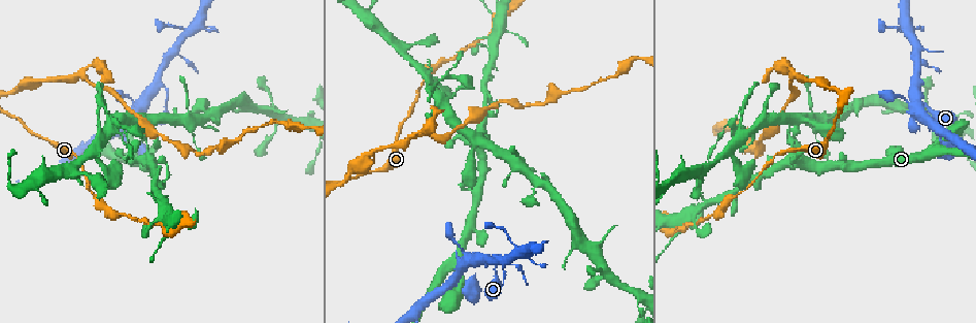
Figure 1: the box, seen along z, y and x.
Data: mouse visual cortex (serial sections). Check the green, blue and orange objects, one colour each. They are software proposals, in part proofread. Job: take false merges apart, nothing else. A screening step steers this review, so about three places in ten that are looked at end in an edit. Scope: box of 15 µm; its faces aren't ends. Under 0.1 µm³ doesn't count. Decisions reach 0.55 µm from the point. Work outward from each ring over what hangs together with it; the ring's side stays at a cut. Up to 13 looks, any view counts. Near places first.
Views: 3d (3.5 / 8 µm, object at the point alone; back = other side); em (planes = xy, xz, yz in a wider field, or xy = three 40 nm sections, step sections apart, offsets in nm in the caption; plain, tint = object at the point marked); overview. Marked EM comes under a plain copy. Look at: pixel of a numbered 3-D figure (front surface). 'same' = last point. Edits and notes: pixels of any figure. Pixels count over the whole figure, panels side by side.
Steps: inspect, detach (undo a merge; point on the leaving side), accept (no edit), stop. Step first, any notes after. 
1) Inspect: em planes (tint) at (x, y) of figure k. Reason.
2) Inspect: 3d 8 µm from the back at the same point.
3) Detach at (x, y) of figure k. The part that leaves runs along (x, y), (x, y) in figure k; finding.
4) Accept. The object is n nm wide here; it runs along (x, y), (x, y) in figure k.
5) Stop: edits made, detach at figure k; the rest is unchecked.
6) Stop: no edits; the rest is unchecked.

Inspect: 3d 3.5 µm at (812, 82) of figure 1. Calibre changes.

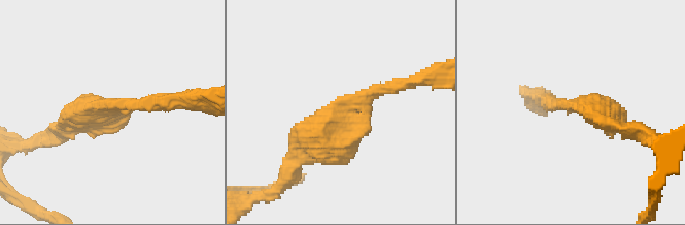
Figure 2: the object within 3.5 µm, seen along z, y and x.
Inspect: em xy step 5 (tint) at (112, 105) of figure 2. The arms are 200, 300 nm wide; shape alone is not enough.

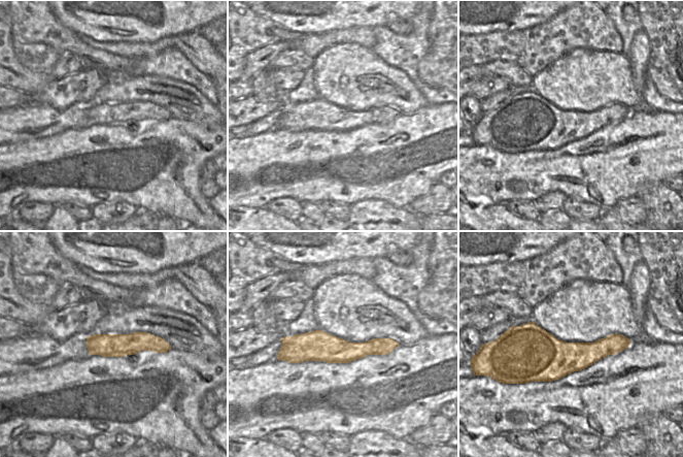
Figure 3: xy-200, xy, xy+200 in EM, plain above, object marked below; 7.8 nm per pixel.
Inspect: em xy step 3 (tint) at the same point. Cut it another way.

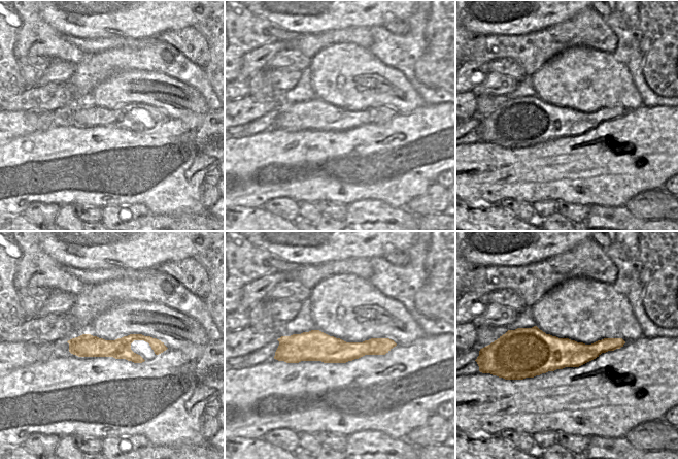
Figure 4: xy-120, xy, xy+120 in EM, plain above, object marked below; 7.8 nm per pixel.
Accept. It runs along (392, 343), (290, 350), (277, 356) in figure 4; all the same cell.

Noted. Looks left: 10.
Inspect: 3d 3.5 µm at (794, 77) of figure 1. Three arms meet.

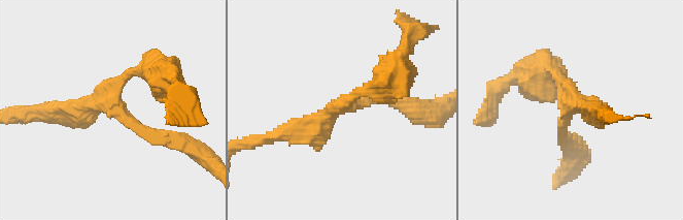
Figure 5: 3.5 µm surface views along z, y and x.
Inspect: em xy step 5 (tint) at (570, 105) of figure 5. 3 arms meet here; the arms are 150, 200, 300 nm wide.

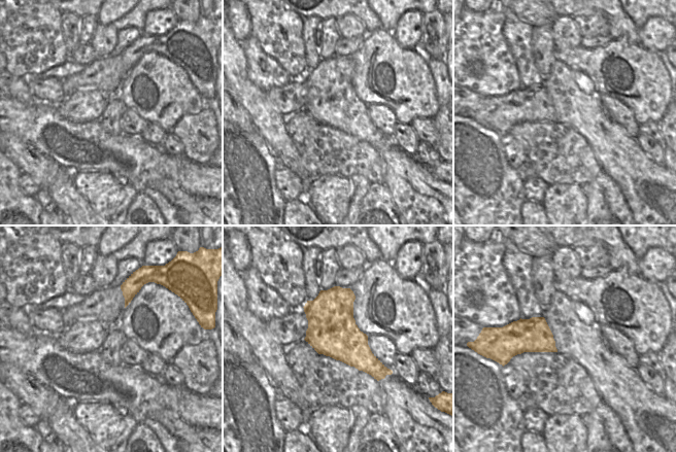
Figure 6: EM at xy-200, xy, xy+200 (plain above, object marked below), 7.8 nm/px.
Accept. It runs along (50, 108), (113, 105), (167, 137) in figure 5; one cell here.

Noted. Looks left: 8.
Inspect: 3d 3.5 µm at (792, 153) of figure 1. Sudden change in width.

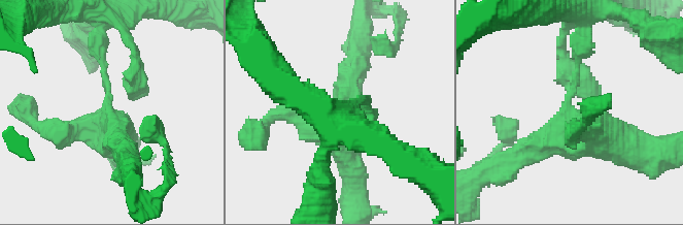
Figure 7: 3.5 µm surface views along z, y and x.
Inspect: em xy step 5 (tint) at (572, 115) of figure 7. Need the tissue.

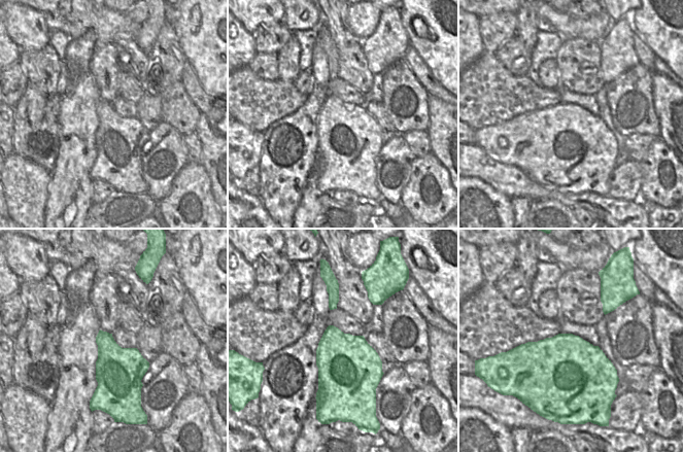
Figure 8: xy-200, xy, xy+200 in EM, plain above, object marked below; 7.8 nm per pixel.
Accept. It runs along (642, 146), (568, 110), (578, 63) in figure 7; one cell here.

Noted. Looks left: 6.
Inspect: 3d 3.5 µm at (709, 166) of figure 1. Sharp bend.

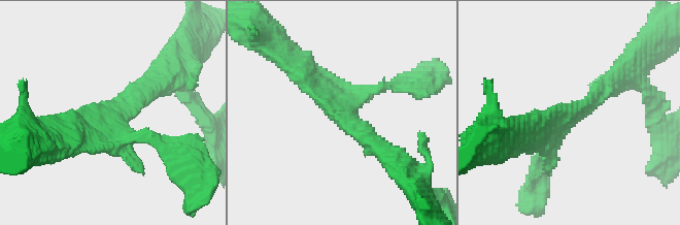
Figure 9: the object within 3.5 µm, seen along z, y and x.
Inspect: em xy step 3 (tint) at (122, 110) of figure 9.

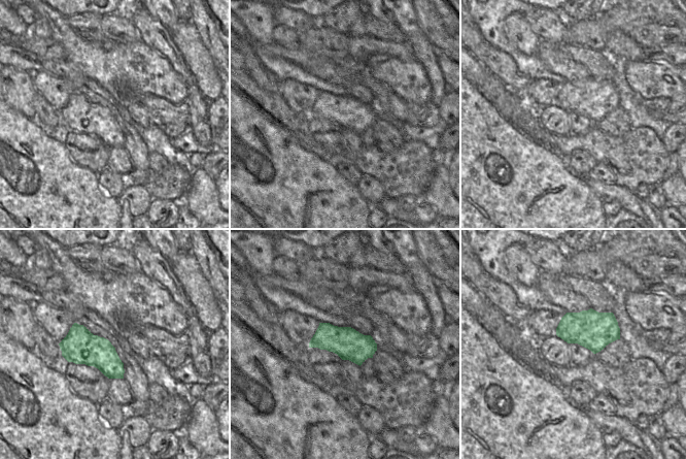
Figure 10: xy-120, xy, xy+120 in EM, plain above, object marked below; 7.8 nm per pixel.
Inspect: em planes (tint) at the same point.

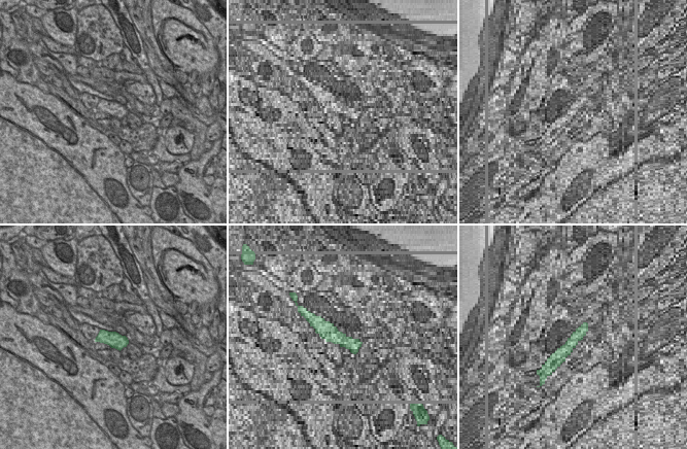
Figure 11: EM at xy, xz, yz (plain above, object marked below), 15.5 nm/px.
Accept. It runs along (395, 160), (331, 104), (309, 75) in figure 9; all the same cell.

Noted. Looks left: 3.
Inspect: 3d 3.5 µm at (741, 107) of figure 1. Sharp bend.

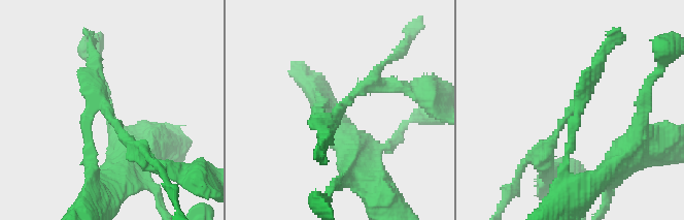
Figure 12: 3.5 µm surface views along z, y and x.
Inspect: em planes (tint) at (578, 106) of figure 12. Now the EM.

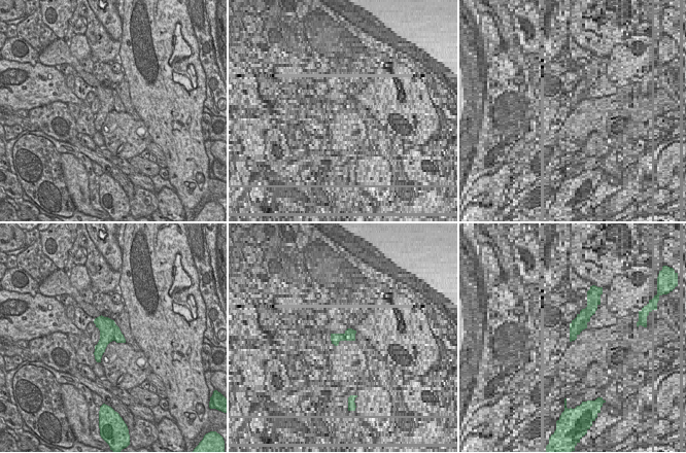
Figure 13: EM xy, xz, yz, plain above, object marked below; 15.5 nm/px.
Detach at (323, 161) of figure 12. The object is 300 nm wide here; the part that leaves runs along (335, 113), (373, 82), (398, 87) in figure 12; a second cell is stuck on.

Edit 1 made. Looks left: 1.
Stop: edits made, detach at figure 12; the rest is unchecked.

